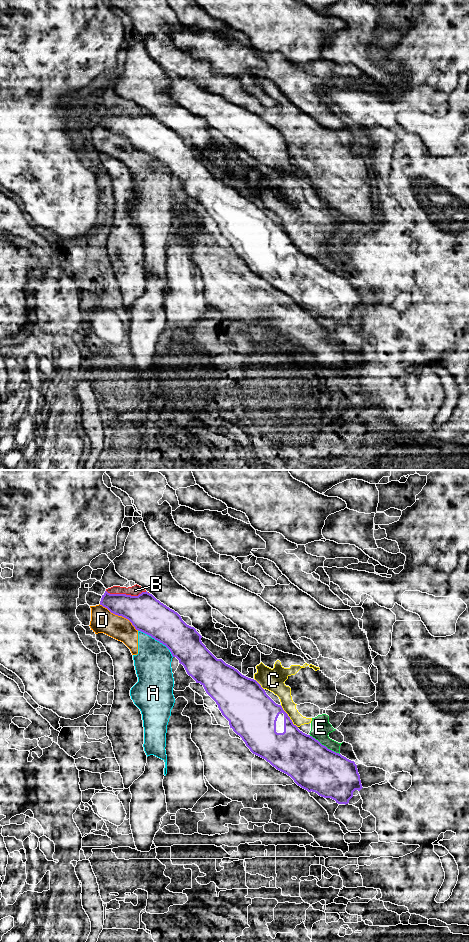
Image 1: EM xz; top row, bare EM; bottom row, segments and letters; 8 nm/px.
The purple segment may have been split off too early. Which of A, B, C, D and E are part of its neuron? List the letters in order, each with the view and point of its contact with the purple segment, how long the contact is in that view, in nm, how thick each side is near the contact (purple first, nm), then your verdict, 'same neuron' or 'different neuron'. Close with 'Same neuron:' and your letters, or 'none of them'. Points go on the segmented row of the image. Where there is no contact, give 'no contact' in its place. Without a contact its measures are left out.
A: xz (157, 640) | 360 nm | 280/280 nm | different neuron
B: xz (127, 595) | 340 nm | 280/90 nm | different neuron
C: xz (288, 716) | 240 nm | 320/120 nm | different neuron
D: xz (119, 615) | 380 nm | 280/190 nm | different neuron
E: xz (323, 745) | 300 nm | 380/160 nm | different neuron
Same neuron: none of them

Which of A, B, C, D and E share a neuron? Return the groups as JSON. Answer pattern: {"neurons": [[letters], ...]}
{"neurons": [["A", "B", "D"], ["C", "E"]]}

